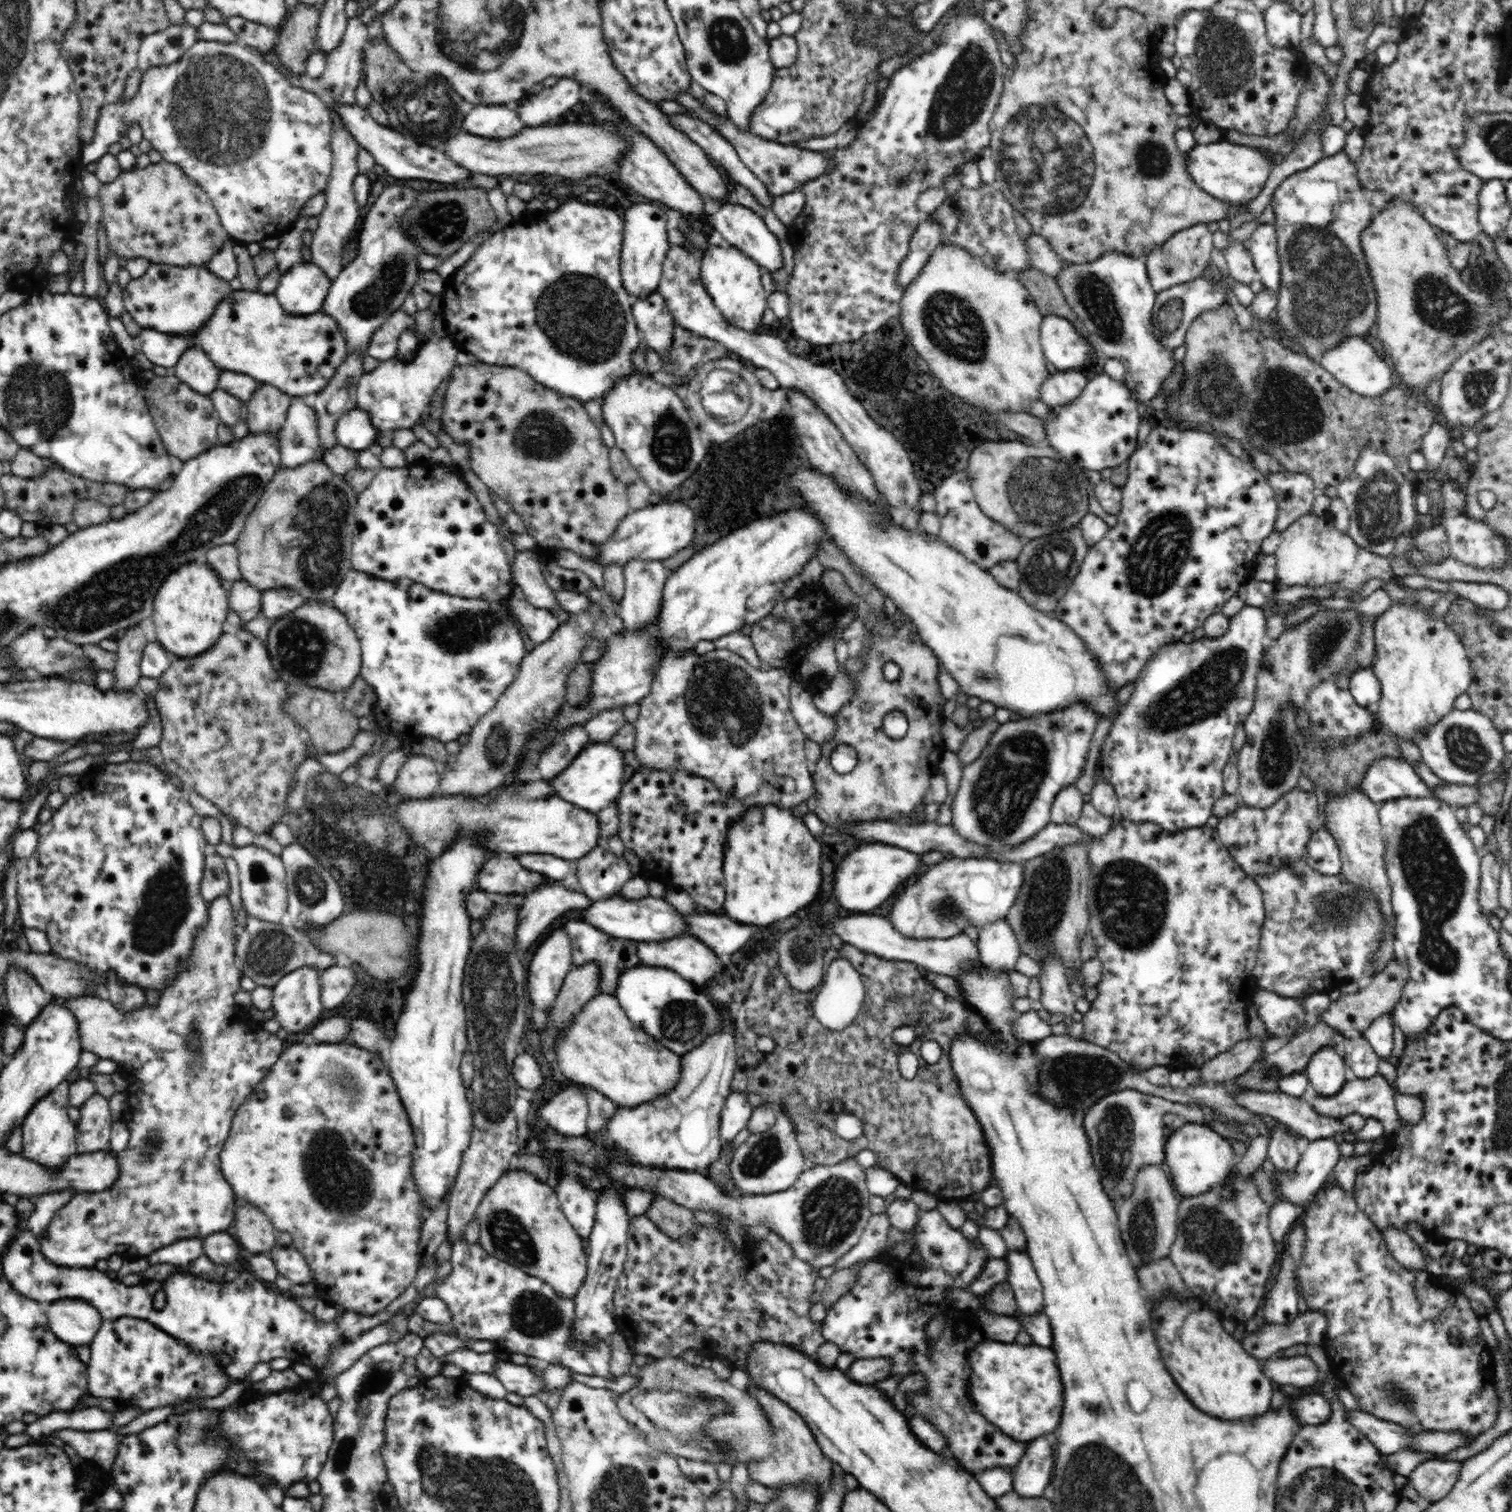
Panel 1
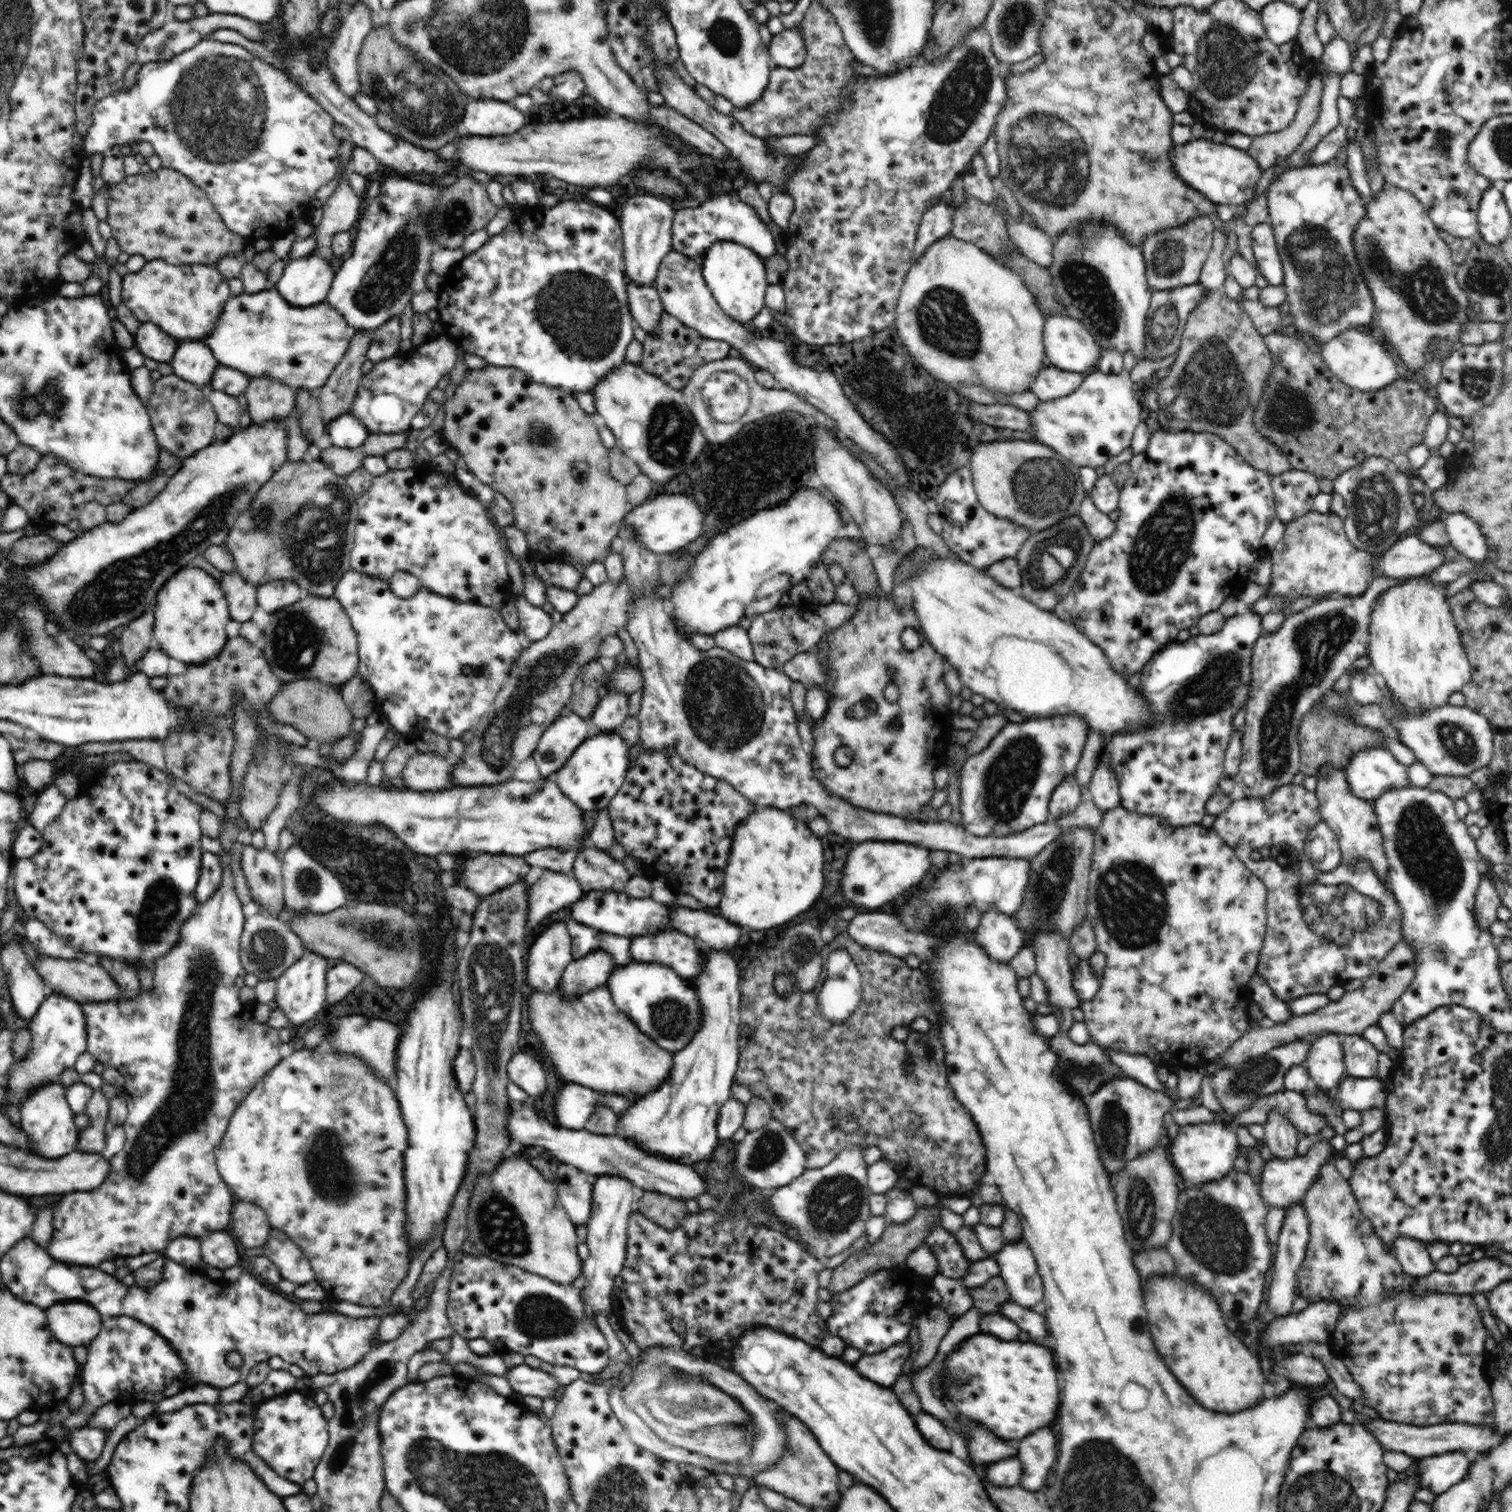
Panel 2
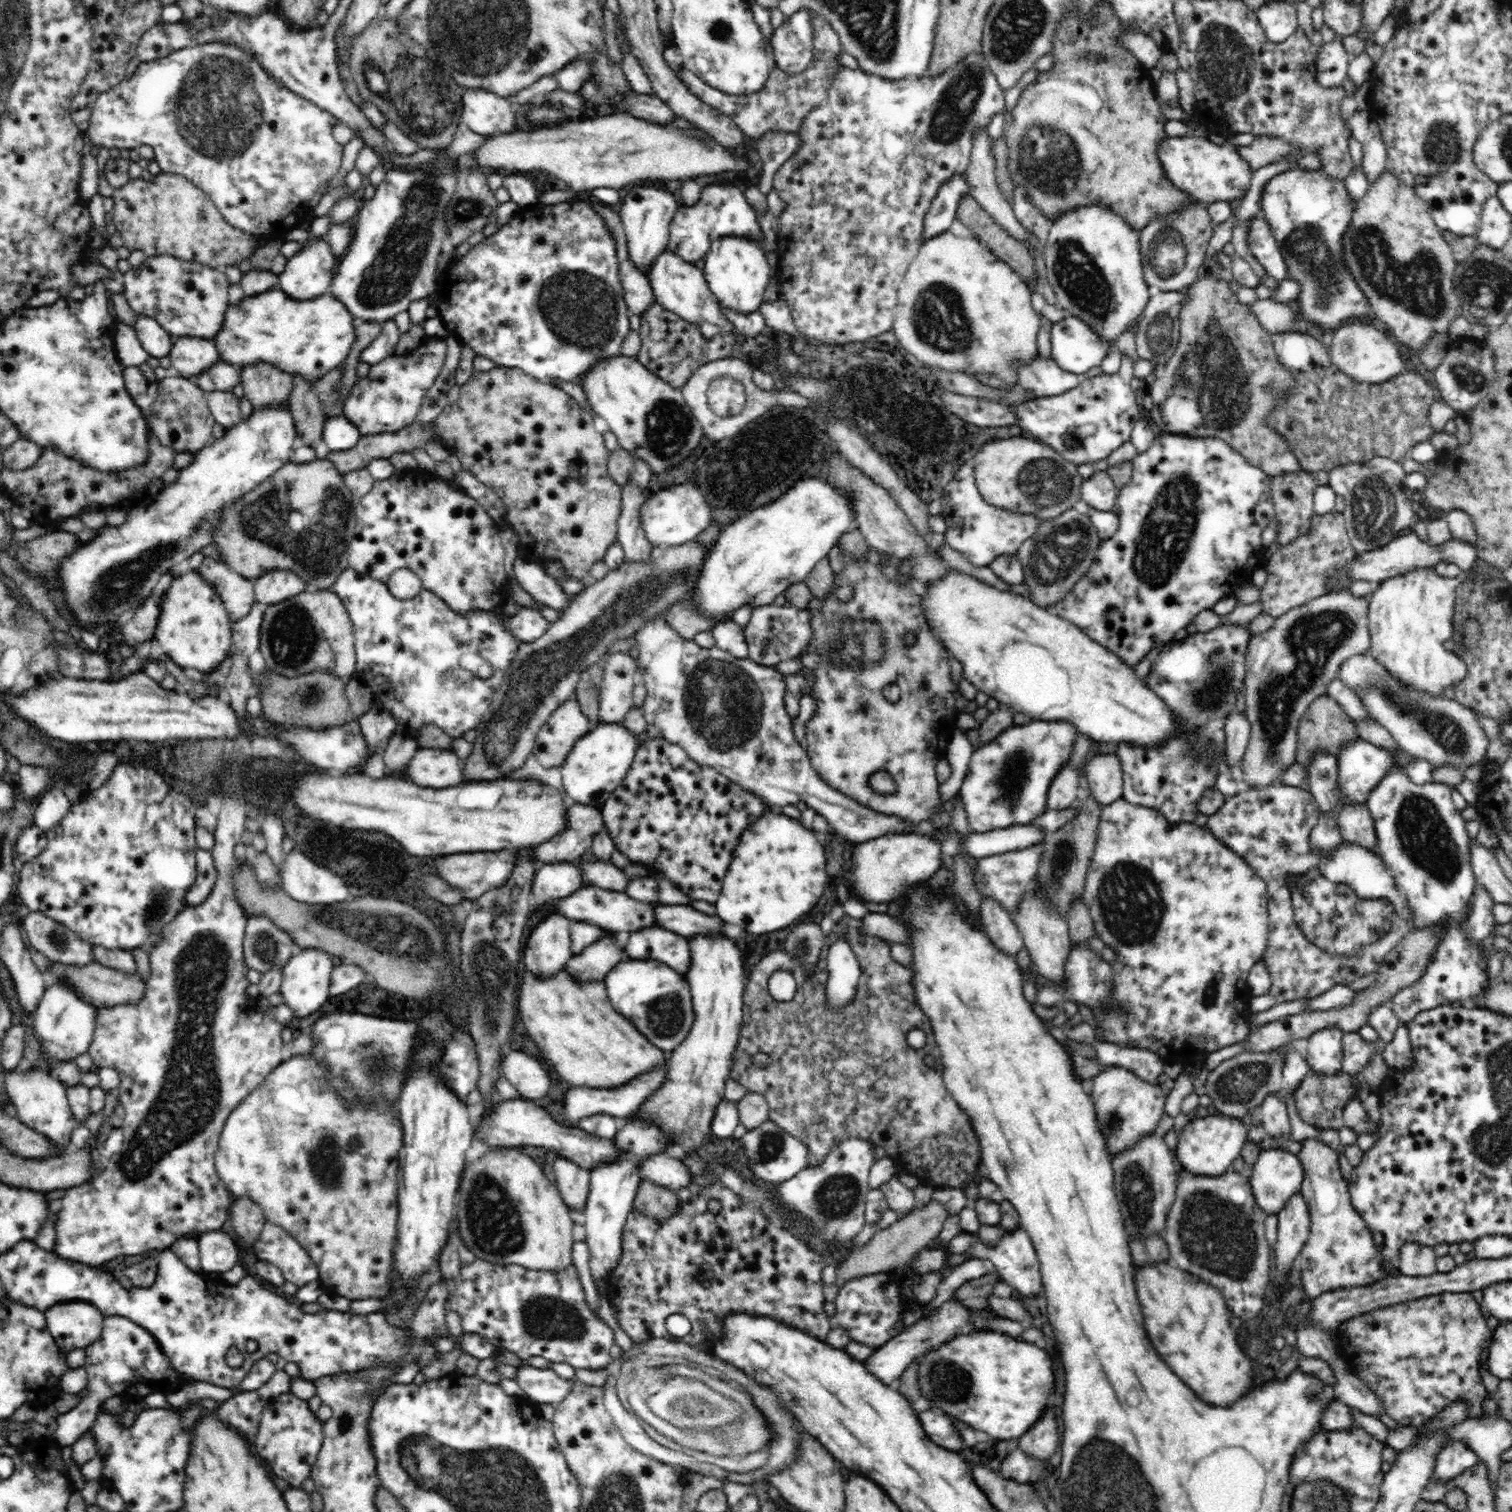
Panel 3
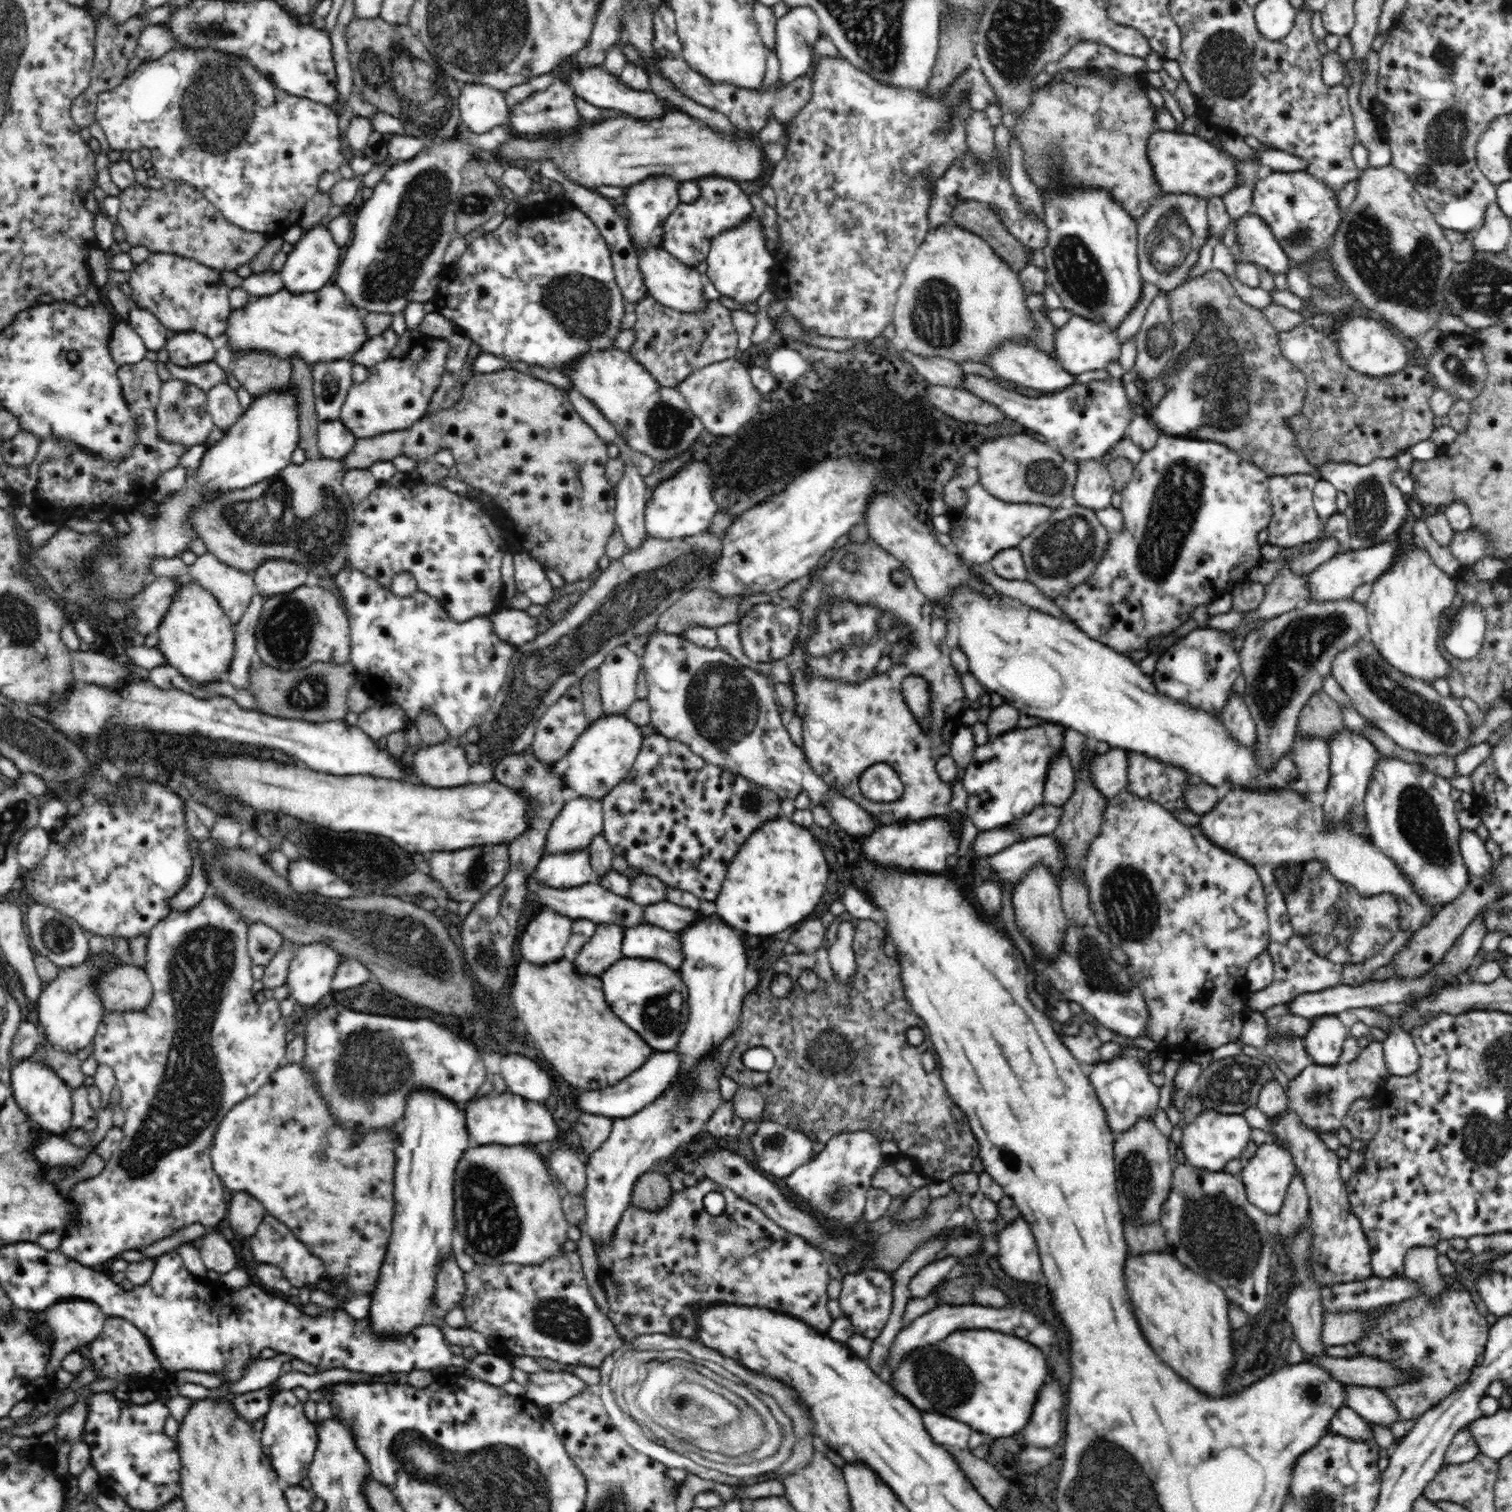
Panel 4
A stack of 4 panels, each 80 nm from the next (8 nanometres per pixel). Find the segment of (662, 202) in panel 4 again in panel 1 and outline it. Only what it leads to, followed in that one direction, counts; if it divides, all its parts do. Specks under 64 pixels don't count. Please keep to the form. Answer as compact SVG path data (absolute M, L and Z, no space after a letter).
M653 201L650 203L634 203L631 207L621 211L624 221L624 234L620 272L623 287L635 299L644 300L652 292L657 292L663 262L672 246L666 228L666 211L668 211L666 206Z

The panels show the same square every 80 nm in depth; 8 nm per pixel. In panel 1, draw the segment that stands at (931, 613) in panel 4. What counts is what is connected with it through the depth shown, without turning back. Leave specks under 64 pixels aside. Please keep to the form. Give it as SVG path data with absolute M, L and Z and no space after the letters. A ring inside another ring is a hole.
M874 610L876 615L879 616L878 619L875 620L875 625L873 629L870 629L869 632L873 634L871 639L869 640L867 631L866 636L868 642L864 644L862 649L855 656L865 660L865 664L867 664L859 673L856 673L853 677L848 674L850 677L850 681L852 681L852 687L854 687L854 698L846 704L846 706L842 706L838 713L834 714L833 718L836 722L836 732L834 732L834 738L830 740L830 742L824 742L821 745L821 757L816 764L816 770L812 774L812 779L815 784L815 794L817 794L816 799L816 808L814 810L815 815L823 822L825 828L829 832L842 831L842 828L846 826L846 824L850 824L850 822L860 822L860 820L896 820L896 821L905 821L906 818L910 815L910 812L914 812L914 808L918 806L921 802L924 801L924 796L926 796L926 792L930 788L930 778L937 771L937 764L943 753L948 749L945 746L945 742L943 741L941 735L941 727L944 724L945 720L942 717L942 707L944 702L946 702L945 698L942 698L939 695L939 688L937 683L938 671L942 668L939 663L938 657L934 656L934 653L928 646L926 646L919 637L919 634L916 632L916 627L914 623L910 620L905 621L905 619L897 619L896 623L891 623L889 616L884 612L884 610ZM890 711L900 711L902 712L909 720L908 720L908 730L906 732L906 736L904 738L900 738L900 740L892 740L885 732L882 727L882 720L884 720L884 716L888 714ZM836 744L847 744L848 746L852 746L856 752L858 752L858 764L854 766L854 770L852 772L848 772L848 774L838 774L838 772L834 772L832 766L830 766L830 754L834 752L834 746Z

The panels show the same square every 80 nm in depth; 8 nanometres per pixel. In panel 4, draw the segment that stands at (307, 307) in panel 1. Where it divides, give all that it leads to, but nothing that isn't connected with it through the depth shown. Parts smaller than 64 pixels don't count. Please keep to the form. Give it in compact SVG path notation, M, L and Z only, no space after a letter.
M319 223L304 231L301 240L294 244L293 250L287 254L287 259L279 272L284 289L289 290L292 294L304 294L304 292L316 292L322 286L333 282L343 252L344 248L336 245L328 226L323 227Z

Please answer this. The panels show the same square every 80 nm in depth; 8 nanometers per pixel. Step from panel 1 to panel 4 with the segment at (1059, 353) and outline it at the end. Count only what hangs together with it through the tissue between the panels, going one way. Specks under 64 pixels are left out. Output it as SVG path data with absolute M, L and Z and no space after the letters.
M1074 315L1055 332L1055 358L1063 369L1073 375L1084 374L1090 370L1106 370L1109 362L1118 360L1121 353L1120 341L1114 330L1105 322L1096 322L1089 318Z

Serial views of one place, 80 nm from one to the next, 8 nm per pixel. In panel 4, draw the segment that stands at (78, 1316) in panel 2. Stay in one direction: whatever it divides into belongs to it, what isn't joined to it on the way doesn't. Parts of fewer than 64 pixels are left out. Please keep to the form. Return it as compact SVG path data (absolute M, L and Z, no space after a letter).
M83 1299L58 1302L49 1306L41 1314L45 1322L52 1329L53 1336L55 1336L52 1344L53 1353L50 1354L48 1368L46 1368L48 1375L61 1368L62 1359L66 1354L70 1354L72 1351L76 1351L78 1346L90 1344L95 1338L98 1338L98 1335L102 1332L103 1326L105 1325L105 1318L107 1317L94 1302Z

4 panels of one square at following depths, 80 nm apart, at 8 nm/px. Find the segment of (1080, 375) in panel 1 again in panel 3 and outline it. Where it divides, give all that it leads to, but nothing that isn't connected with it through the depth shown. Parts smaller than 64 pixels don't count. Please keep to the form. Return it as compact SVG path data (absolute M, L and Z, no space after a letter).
M1036 356L1030 364L1018 366L1020 388L1031 391L1036 397L1064 394L1080 384L1082 376L1062 370L1051 358Z

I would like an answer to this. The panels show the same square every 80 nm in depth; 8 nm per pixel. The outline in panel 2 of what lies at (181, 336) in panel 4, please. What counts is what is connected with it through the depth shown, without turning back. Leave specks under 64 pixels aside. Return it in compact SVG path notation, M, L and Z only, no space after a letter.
M179 340L171 366L176 376L204 389L210 384L219 362L204 340Z

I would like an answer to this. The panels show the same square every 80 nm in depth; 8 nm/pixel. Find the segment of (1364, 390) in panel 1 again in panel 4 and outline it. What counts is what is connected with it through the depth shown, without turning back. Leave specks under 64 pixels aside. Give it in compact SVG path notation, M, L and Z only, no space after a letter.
M1356 317L1338 326L1337 336L1340 336L1340 339L1336 343L1339 357L1352 370L1367 376L1382 377L1396 374L1411 363L1404 342L1375 319Z

